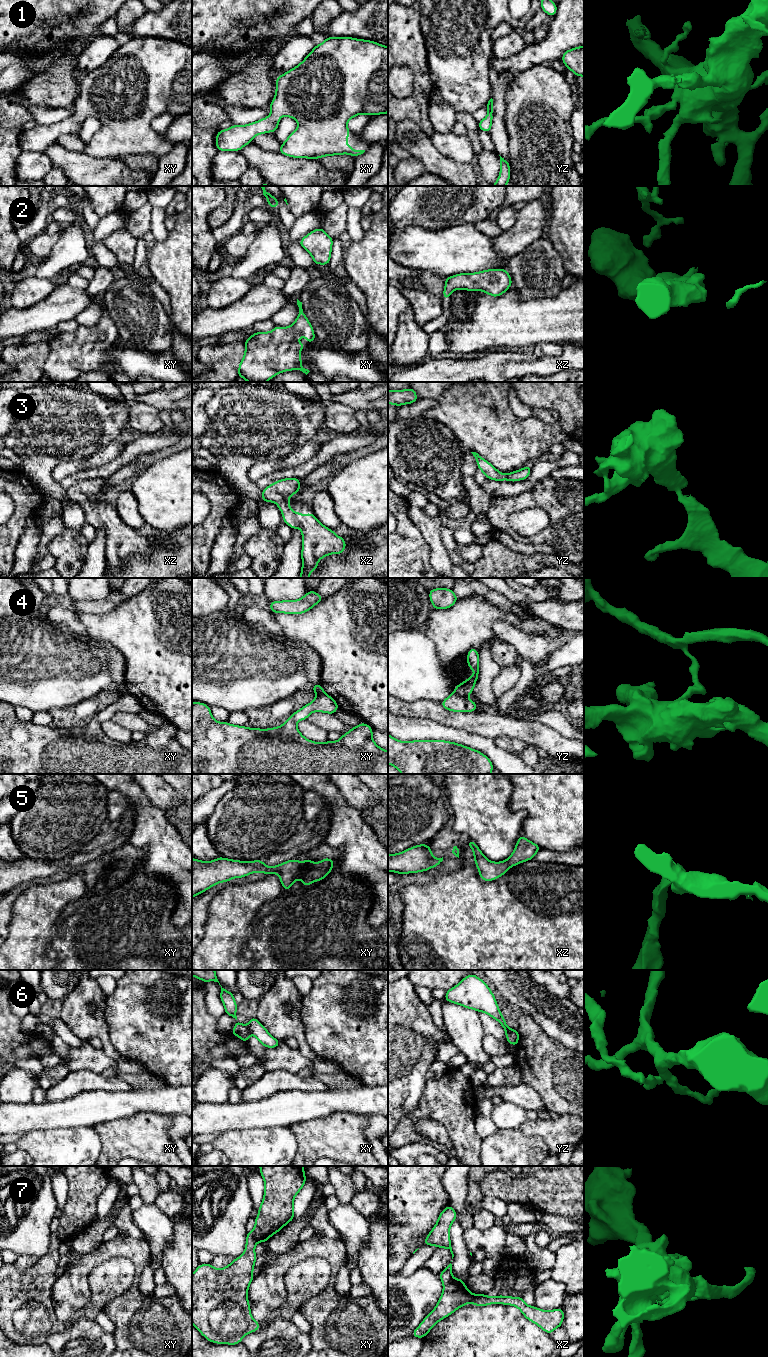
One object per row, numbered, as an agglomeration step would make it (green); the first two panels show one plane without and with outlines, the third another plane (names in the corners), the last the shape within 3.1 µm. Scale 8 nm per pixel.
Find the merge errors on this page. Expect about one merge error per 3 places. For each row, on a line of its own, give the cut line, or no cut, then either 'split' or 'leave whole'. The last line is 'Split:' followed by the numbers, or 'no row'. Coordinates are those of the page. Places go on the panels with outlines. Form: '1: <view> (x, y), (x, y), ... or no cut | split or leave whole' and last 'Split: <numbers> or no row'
1: no cut | leave whole
2: no cut | leave whole
3: no cut | leave whole
4: yz (454, 691), (465, 697) | split
5: no cut | leave whole
6: xy (246, 1025), (251, 1033) | split
7: no cut | leave whole
Split: 4, 6

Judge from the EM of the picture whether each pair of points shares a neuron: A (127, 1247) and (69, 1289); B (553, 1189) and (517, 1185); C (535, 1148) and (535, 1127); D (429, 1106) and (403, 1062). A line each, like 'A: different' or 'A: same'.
A: same
B: same
C: different
D: different

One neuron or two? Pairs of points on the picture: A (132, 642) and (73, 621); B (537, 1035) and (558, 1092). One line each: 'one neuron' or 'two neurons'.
A: two neurons
B: one neuron

